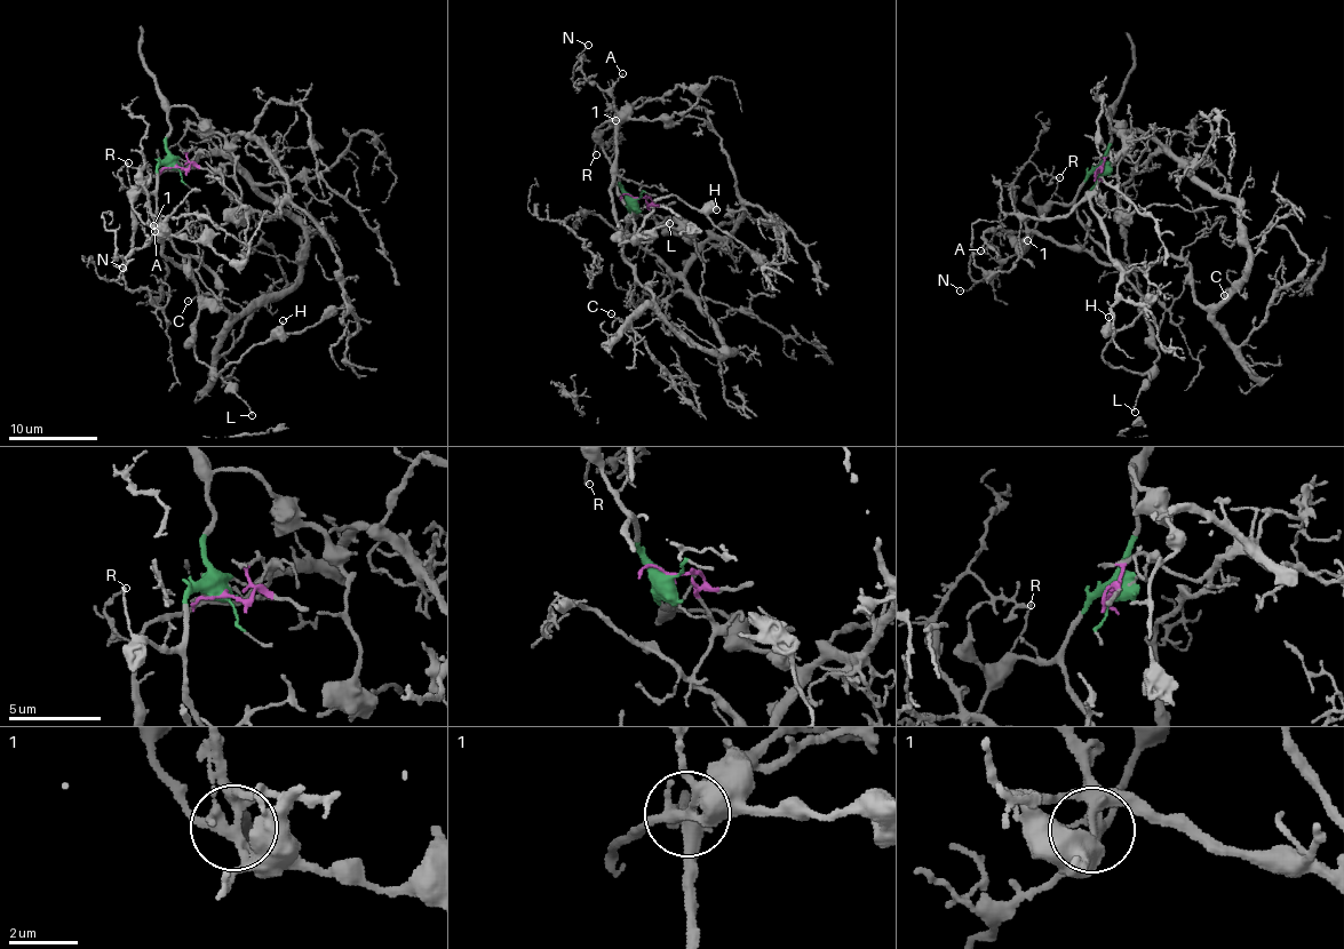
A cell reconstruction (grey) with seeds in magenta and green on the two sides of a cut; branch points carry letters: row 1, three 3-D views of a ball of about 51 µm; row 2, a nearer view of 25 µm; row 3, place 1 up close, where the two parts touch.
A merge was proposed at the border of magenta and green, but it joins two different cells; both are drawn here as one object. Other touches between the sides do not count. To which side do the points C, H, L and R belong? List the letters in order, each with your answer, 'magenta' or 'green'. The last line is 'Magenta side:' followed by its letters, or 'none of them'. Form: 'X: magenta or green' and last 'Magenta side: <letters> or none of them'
C: magenta
H: green
L: green
R: green
Magenta side: C

